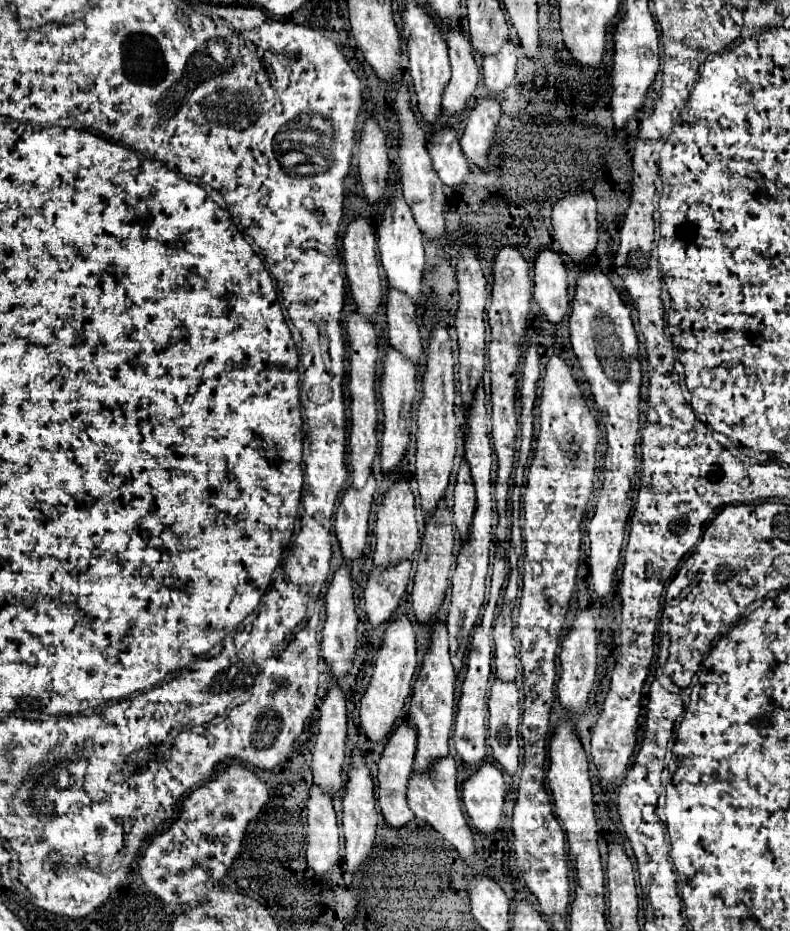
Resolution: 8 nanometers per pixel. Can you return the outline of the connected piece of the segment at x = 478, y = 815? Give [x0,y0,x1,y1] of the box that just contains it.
[463,764,505,836]

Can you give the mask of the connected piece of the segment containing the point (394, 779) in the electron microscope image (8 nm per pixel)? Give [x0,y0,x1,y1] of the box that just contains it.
[377,724,415,832]

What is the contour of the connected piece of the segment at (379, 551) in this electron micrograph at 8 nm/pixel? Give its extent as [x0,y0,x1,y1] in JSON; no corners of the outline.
[373,484,421,568]

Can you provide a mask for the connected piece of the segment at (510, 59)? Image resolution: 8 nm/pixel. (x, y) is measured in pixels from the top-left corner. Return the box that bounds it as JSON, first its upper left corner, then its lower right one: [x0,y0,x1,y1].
[483,42,517,96]

